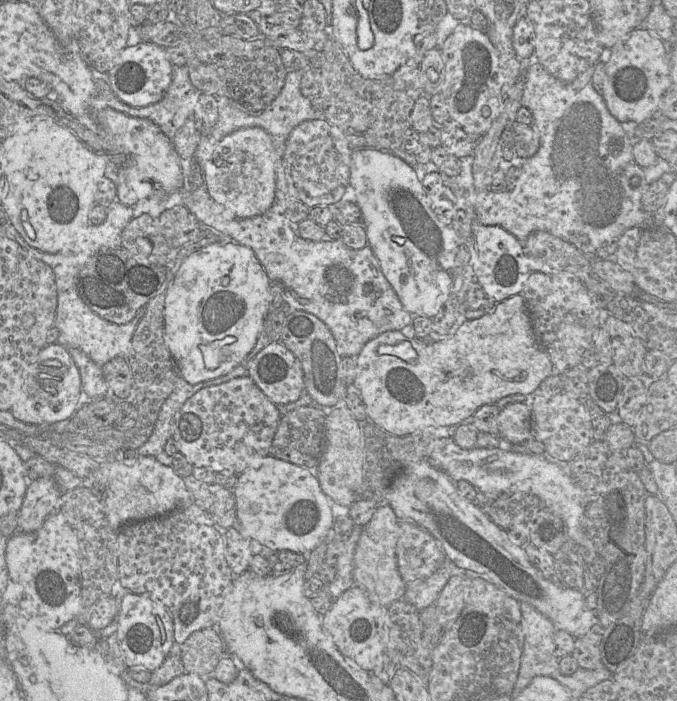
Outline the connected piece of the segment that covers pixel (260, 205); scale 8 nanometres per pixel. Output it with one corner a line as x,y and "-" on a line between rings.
243,127
224,136
204,165
204,181
210,197
237,218
250,218
266,212
275,198
276,151
263,128

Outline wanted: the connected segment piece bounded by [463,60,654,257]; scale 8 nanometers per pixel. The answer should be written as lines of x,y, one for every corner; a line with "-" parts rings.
532,61
525,72
525,84
523,95
521,98
521,106
528,108
533,116
532,125
539,134
540,146
537,153
527,159
520,169
520,175
517,179
515,187
511,191
493,192
491,190
477,191
475,188
468,188
463,193
463,210
468,214
470,223
475,217
476,221
482,225
498,225
514,235
522,245
527,237
535,231
546,231
555,235
572,245
588,257
596,257
597,250
602,247
605,242
613,237
620,237
626,230
636,226
654,226
654,218
652,214
648,214
642,207
642,197
649,187
646,176
640,166
637,165
633,158
631,144
626,131
621,123
609,112
606,103
599,92
597,92
591,84
592,75
595,67
590,67
572,83
564,83
549,74
543,66

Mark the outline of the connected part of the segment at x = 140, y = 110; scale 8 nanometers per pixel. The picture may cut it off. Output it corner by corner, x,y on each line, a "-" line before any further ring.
174,66
172,81
164,97
160,101
145,107
132,107
125,104
118,99
111,90
108,77
104,77
103,79
98,77
98,98
102,98
106,106
131,117
151,120
158,125
162,132
170,139
174,137
186,120
192,117
201,93
202,92
192,84
187,66

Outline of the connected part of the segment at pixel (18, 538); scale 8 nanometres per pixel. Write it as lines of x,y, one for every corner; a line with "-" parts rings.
54,511
43,522
42,526
37,530
29,533
17,531
13,536
7,539
6,545
6,565
8,569
9,579
15,584
16,596
19,600
18,607
29,617
39,628
46,631
57,631
64,623
69,620
76,619
78,609
80,607
80,549
76,531
71,527
65,518

